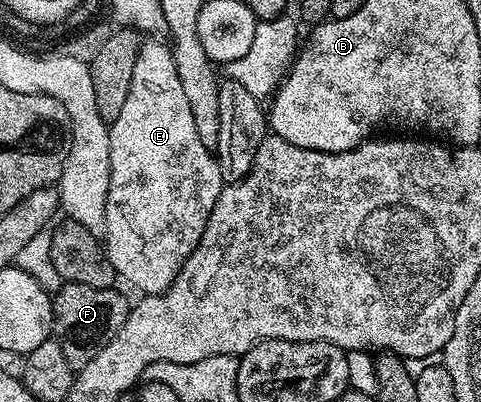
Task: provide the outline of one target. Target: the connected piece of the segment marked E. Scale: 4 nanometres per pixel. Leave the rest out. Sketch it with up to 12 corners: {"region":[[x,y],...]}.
{"region":[[143,40],[110,126],[104,248],[142,295],[223,187],[169,44]]}

